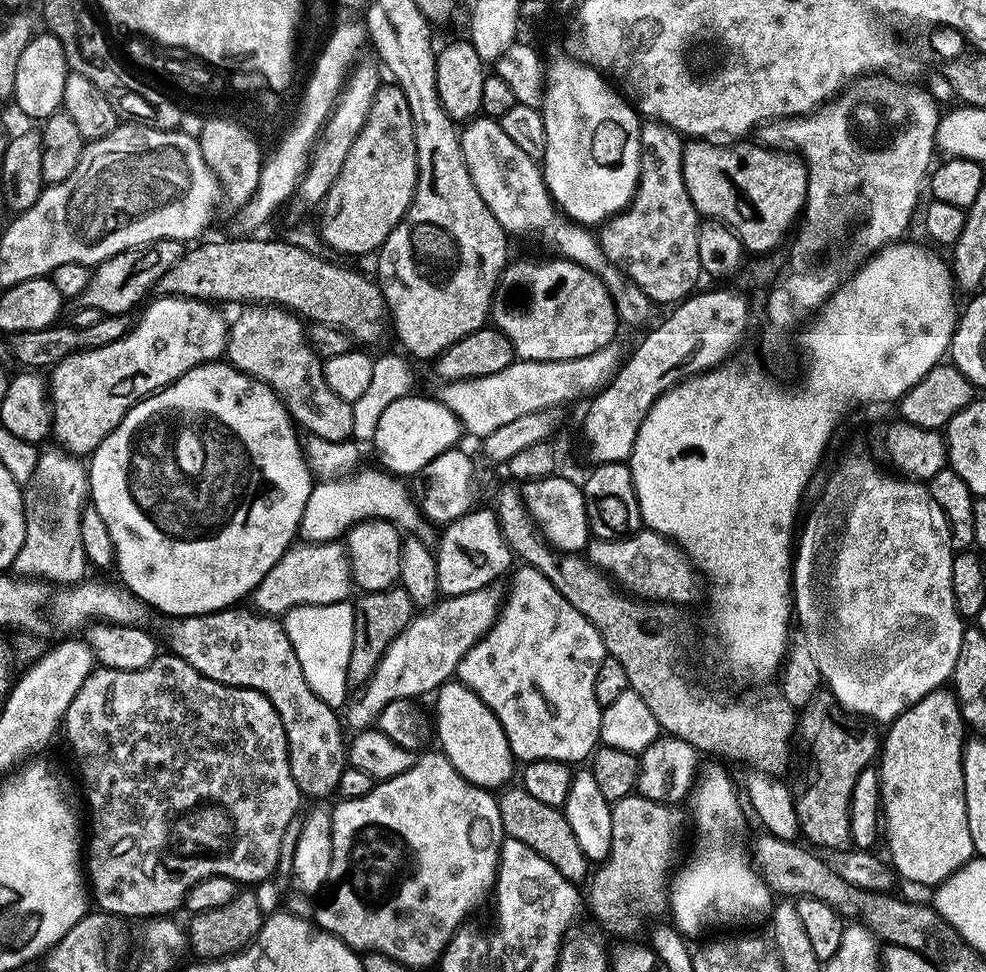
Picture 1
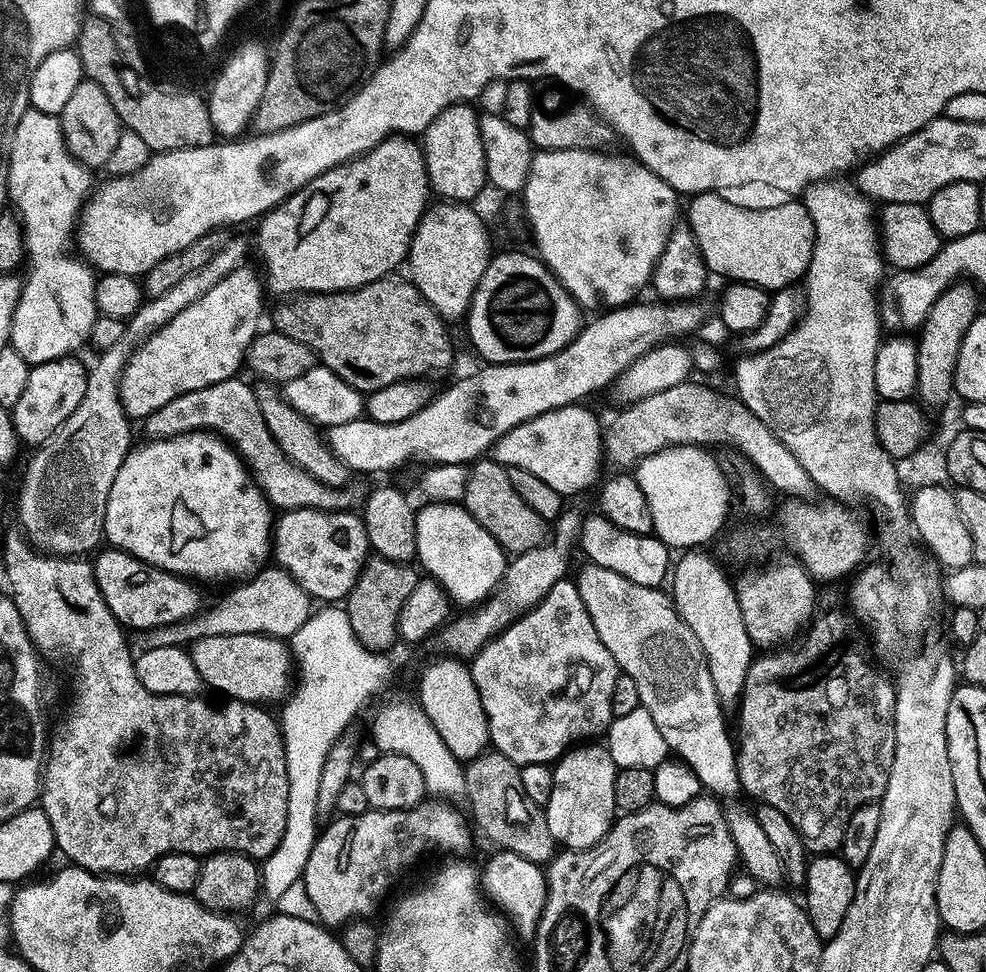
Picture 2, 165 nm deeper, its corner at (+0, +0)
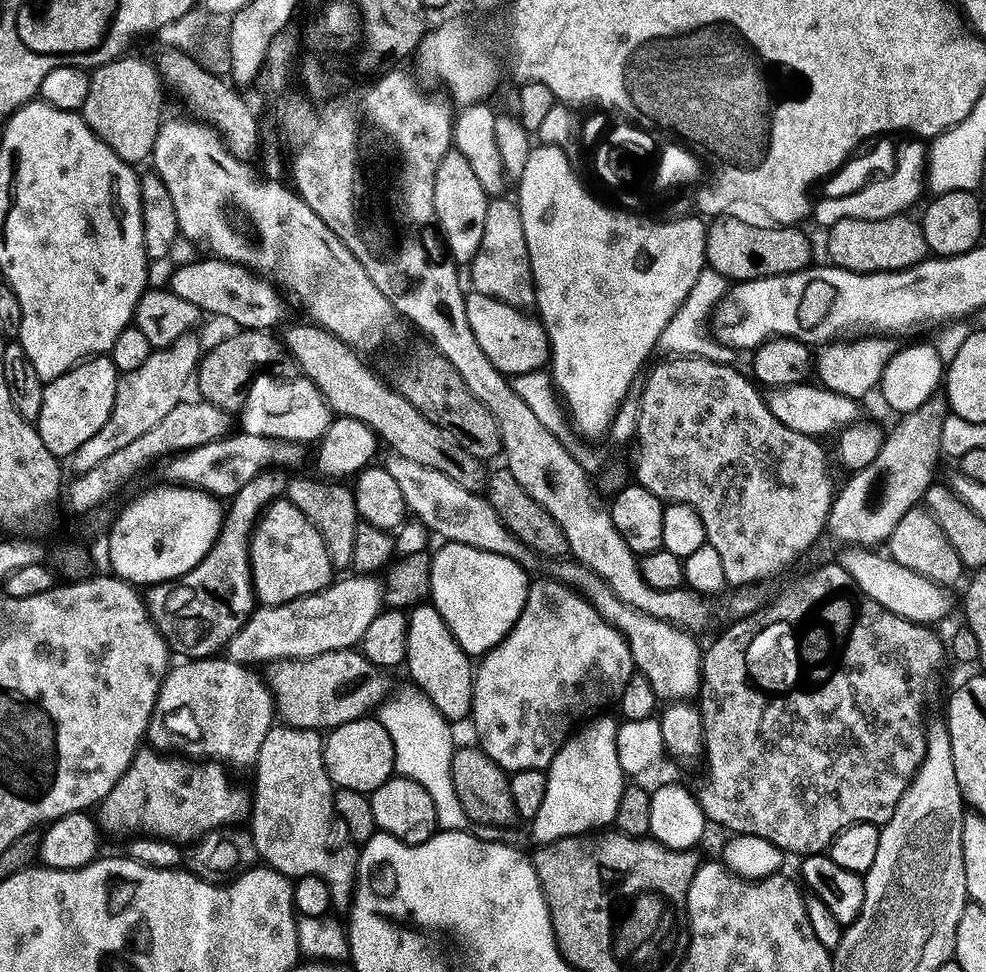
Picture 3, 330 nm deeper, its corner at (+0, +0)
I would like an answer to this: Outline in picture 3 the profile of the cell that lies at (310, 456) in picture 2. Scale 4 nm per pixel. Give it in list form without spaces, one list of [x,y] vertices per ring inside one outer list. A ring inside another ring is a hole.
[[[300,476],[297,480],[296,477],[289,479],[286,499],[294,506],[298,506],[298,510],[302,510],[302,514],[306,514],[306,518],[322,534],[333,569],[351,569],[354,558],[354,534],[356,527],[362,523],[355,506],[353,489],[344,482],[329,482],[324,478],[315,479],[311,480],[308,476]]]

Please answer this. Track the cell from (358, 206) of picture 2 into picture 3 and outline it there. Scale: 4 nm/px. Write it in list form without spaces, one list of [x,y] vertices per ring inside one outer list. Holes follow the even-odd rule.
[[[219,258],[207,259],[192,260],[174,269],[172,277],[166,281],[170,291],[178,294],[178,298],[186,298],[186,302],[199,308],[201,313],[208,315],[209,312],[212,316],[233,320],[237,329],[272,330],[275,324],[283,325],[289,319],[288,308],[284,305],[285,297],[273,281],[245,265]]]

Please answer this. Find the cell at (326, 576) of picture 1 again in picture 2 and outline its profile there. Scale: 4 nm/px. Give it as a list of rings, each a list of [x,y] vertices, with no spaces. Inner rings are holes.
[[[268,566],[255,573],[248,581],[212,608],[203,609],[190,619],[149,628],[144,633],[144,648],[162,646],[181,647],[202,637],[219,634],[262,633],[277,638],[290,638],[301,628],[312,613],[311,597],[288,572],[278,566]]]

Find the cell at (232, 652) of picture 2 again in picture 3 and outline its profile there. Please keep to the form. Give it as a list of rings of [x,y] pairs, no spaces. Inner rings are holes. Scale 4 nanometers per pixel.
[[[355,647],[330,650],[313,657],[273,660],[266,670],[276,715],[289,728],[331,730],[351,720],[367,717],[390,695],[389,673],[370,663]]]

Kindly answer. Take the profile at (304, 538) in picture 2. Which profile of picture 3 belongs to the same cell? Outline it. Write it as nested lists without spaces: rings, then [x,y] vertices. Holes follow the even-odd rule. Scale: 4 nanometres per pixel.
[[[286,498],[273,500],[264,515],[256,521],[252,530],[252,540],[248,543],[248,553],[252,563],[252,588],[261,605],[276,605],[290,602],[323,590],[334,580],[334,569],[330,562],[330,554],[326,550],[326,542],[315,526],[291,504]]]

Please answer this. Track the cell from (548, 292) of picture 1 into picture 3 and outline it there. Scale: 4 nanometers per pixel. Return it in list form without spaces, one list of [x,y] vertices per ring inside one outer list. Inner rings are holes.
[[[481,292],[467,293],[466,318],[470,321],[470,330],[474,330],[474,338],[478,338],[478,346],[482,346],[486,358],[509,378],[541,370],[550,360],[548,334],[535,315],[528,315],[532,314]]]

